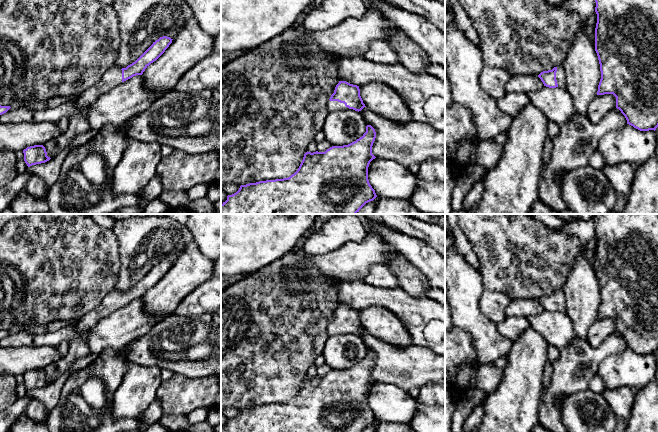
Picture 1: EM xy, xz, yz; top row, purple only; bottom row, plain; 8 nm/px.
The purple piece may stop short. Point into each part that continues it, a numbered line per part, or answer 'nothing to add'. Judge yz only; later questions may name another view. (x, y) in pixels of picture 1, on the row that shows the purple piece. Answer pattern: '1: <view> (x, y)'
1: yz (560, 74)

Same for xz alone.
1: xz (332, 105)

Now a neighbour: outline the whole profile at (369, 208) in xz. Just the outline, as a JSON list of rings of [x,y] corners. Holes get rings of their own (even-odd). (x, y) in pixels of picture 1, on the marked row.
[[[376,197],[373,201],[366,203],[356,214],[374,214],[379,198]]]

